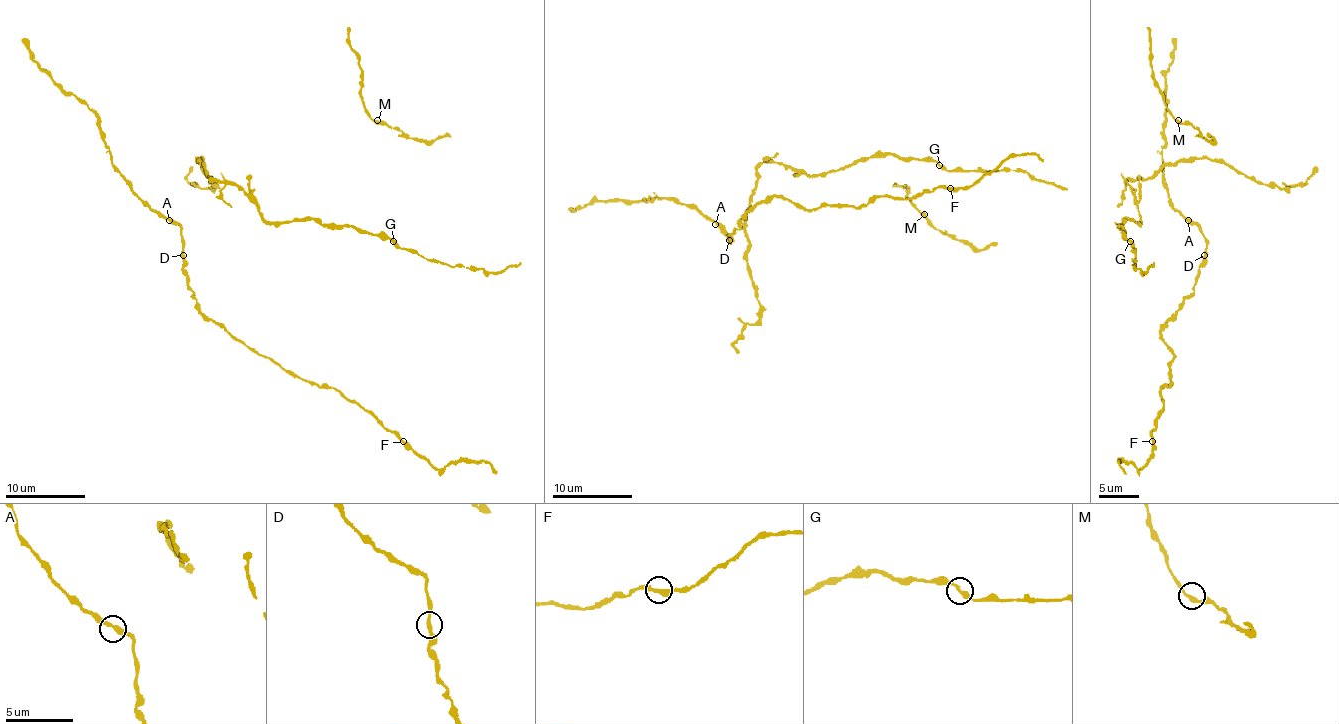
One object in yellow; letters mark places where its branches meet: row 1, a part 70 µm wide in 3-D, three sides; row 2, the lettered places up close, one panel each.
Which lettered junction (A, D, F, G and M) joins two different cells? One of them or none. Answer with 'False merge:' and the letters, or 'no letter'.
False merge: no letter

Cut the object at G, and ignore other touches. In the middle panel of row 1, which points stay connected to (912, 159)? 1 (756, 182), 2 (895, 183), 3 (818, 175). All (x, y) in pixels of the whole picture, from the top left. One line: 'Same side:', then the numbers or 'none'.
Same side: 1, 3

